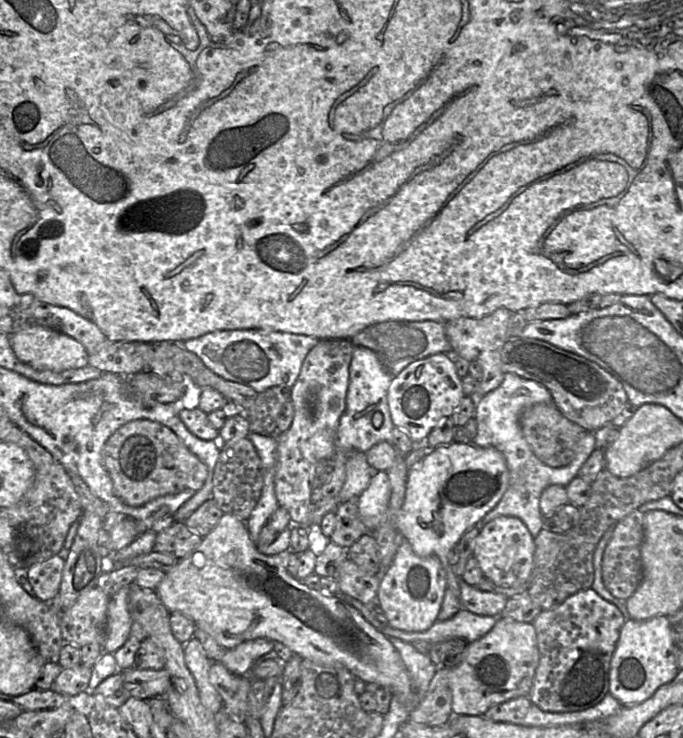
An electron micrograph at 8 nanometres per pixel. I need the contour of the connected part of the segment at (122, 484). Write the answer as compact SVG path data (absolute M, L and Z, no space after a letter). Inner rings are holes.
M137 419L117 429L103 446L102 459L115 494L133 507L185 489L198 491L208 476L206 465L170 428L148 419Z

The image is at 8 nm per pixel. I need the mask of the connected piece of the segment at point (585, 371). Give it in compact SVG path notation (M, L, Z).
M509 338L502 348L501 362L504 374L515 373L545 386L551 393L552 402L562 414L590 432L611 424L628 402L623 385L607 370L542 340Z

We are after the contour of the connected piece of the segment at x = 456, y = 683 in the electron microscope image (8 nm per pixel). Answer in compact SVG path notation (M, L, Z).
M499 617L486 635L468 643L465 651L460 655L459 662L449 667L448 680L452 694L453 715L483 716L494 705L520 696L529 696L538 663L539 649L533 623Z

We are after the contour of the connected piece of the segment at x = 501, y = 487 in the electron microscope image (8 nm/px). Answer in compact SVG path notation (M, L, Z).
M451 443L447 446L439 446L426 455L421 461L416 463L411 469L408 470L406 481L406 492L404 503L396 515L396 529L406 541L411 545L414 553L419 557L435 556L439 559L446 575L446 584L452 592L460 598L460 587L458 584L458 578L453 572L453 568L449 565L447 555L451 548L455 546L466 531L470 528L477 526L480 529L480 521L482 518L490 512L497 503L501 500L509 484L509 471L507 468L504 455L494 447L479 447L473 443Z

